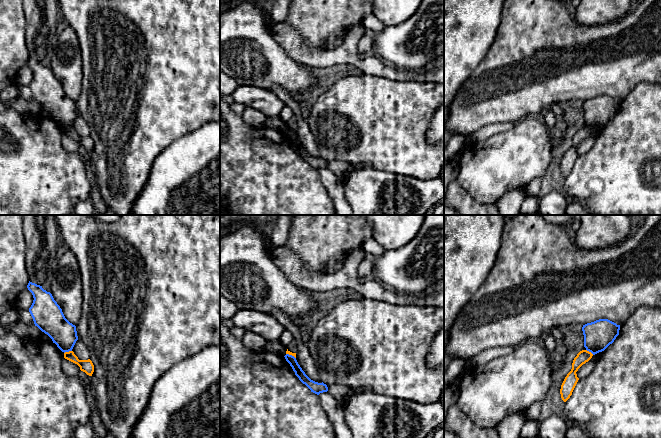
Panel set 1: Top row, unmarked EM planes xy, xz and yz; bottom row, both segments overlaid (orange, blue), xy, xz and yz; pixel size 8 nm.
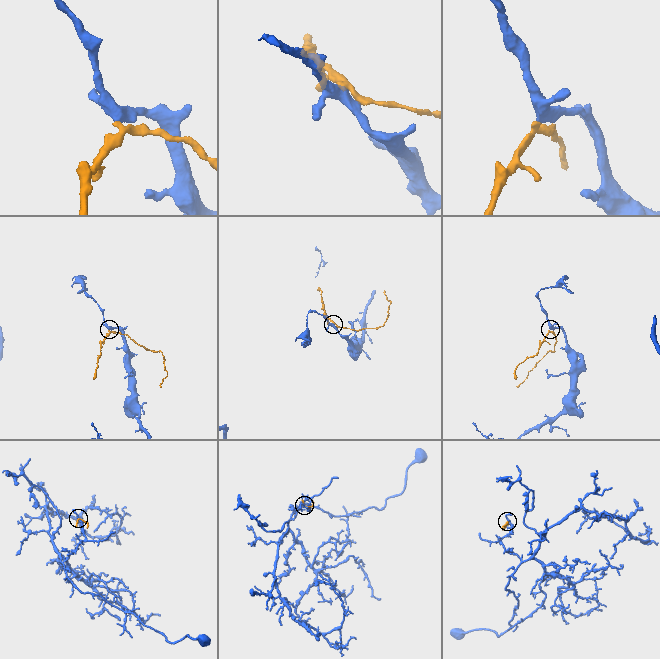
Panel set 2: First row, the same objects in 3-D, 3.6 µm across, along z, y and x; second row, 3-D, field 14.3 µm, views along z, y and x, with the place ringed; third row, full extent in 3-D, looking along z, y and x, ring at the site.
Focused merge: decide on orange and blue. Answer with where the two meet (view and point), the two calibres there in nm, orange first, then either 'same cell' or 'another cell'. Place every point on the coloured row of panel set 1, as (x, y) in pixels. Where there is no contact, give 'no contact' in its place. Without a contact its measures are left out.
xy (67, 352) | 100/200 nm | another cell

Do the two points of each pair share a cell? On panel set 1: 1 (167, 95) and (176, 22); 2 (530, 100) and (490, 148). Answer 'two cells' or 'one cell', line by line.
1: one cell
2: two cells

